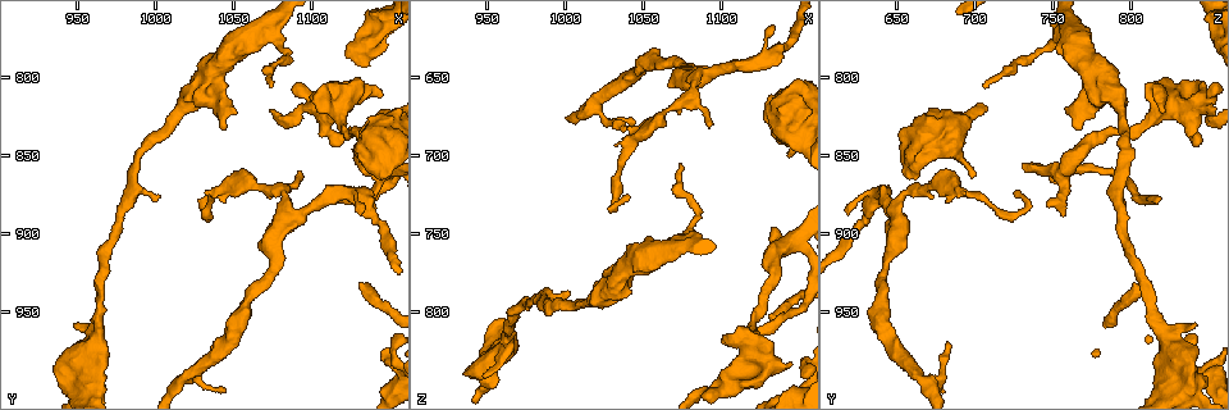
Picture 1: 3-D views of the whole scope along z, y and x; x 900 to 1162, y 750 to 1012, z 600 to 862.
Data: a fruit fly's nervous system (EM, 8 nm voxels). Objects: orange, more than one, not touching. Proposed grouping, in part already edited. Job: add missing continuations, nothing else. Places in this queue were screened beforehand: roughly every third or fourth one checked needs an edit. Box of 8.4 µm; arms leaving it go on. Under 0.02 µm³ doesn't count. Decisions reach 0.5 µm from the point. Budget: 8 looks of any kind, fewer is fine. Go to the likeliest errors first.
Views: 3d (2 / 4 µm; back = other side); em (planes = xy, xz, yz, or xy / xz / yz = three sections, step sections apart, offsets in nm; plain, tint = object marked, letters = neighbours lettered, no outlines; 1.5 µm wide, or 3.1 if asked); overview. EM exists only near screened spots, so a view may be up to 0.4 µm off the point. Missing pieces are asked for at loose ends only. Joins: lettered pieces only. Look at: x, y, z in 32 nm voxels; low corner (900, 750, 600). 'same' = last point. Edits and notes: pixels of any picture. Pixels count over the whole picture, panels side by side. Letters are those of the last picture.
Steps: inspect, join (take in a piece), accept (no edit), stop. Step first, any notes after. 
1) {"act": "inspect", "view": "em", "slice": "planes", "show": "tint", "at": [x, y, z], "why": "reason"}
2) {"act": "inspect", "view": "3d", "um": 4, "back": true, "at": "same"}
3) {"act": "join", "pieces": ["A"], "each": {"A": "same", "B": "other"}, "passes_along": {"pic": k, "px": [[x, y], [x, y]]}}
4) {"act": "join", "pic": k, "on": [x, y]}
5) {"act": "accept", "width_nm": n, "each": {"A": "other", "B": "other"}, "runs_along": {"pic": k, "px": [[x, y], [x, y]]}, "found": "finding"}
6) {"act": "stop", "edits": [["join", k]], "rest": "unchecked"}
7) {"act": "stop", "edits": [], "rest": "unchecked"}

{"act": "inspect", "view": "3d", "um": 4, "at": [1092, 862, 682], "why": "thin end"}

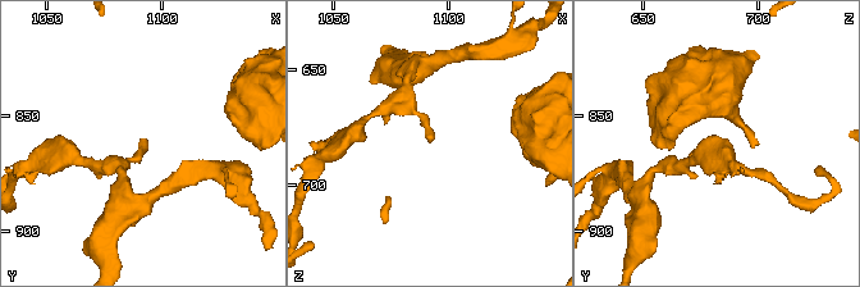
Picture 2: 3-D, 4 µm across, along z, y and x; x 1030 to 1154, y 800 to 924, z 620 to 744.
{"act": "inspect", "view": "em", "slice": "xy", "step": 8, "show": "tint", "at": [1092, 863, 681]}

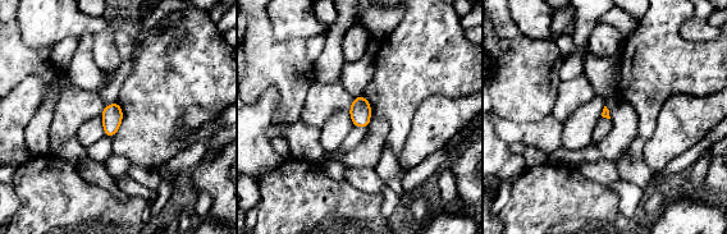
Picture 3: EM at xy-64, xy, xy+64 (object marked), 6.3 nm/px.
{"act": "inspect", "view": "em", "slice": "planes", "show": "letters", "at": "same", "why": "cut it another way"}

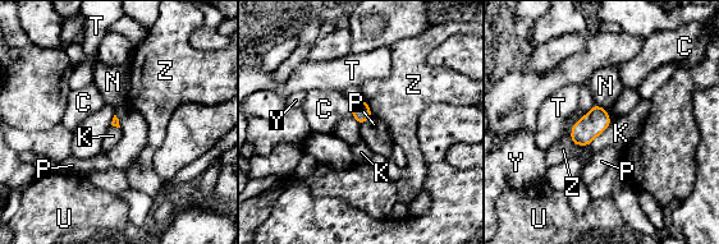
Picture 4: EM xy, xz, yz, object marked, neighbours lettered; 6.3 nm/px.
{"act": "accept", "longest_contact_nm": ["K", 220], "each": {"C": "other", "K": "other", "N": "other", "P": "other", "T": "other", "U": "other", "Y": "other", "Z": "other"}, "border": {"pic": 4, "px": [[371, 115], [361, 125]]}, "found": "none of them fits"}

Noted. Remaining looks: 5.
{"act": "inspect", "view": "em", "slice": "planes", "show": "plain", "at": [1042, 874, 726], "why": "end of a long branch"}

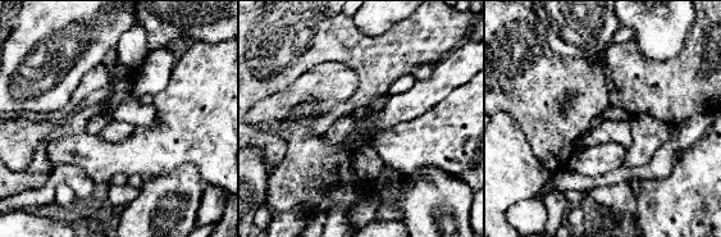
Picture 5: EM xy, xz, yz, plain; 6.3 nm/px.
{"act": "inspect", "view": "em", "slice": "planes", "show": "letters", "at": "same"}

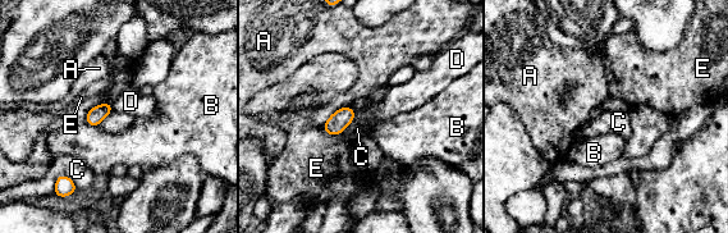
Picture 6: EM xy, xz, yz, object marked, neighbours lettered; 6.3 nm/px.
{"act": "accept", "width_nm": 110, "each": {"A": "other", "B": "other", "C": "other", "D": "other", "E": "other"}, "border": {"pic": 6, "px": [[55, 178], [65, 174], [77, 188]]}, "found": "no lettered piece goes on from it"}

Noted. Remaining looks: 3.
{"act": "inspect", "view": "3d", "um": 4, "at": [1142, 864, 702], "why": "free end"}

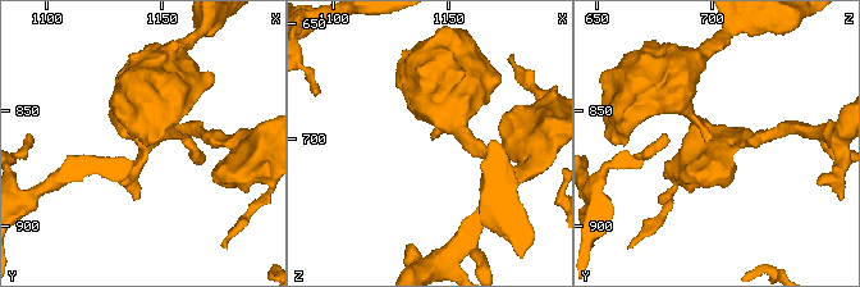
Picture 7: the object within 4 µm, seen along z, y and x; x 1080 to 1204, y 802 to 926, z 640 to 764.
{"act": "inspect", "view": "em", "slice": "planes", "show": "letters", "at": [1144, 862, 700]}

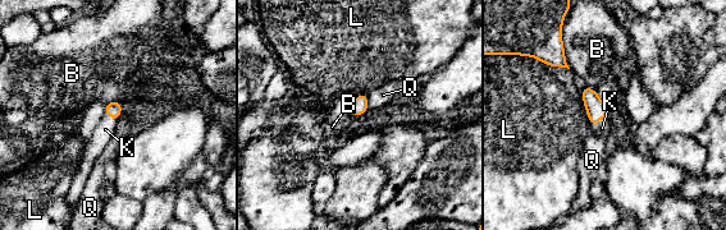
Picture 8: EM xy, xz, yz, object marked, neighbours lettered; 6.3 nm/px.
{"act": "join", "pieces": ["K"], "each": {"B": "other", "K": "same", "L": "other", "Q": "other"}, "passes_along": {"pic": 8, "px": [[596, 109], [599, 118], [602, 128]]}, "found": "it goes on there"}

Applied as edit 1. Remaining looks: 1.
{"act": "stop", "edits": [["join", 8]], "rest": "unchecked"}

